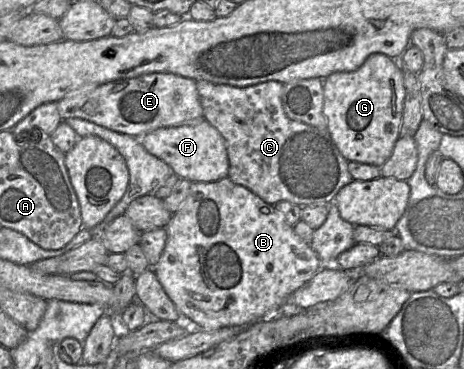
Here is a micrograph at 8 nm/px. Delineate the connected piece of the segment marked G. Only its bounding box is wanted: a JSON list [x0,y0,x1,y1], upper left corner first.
[323,53,406,167]

